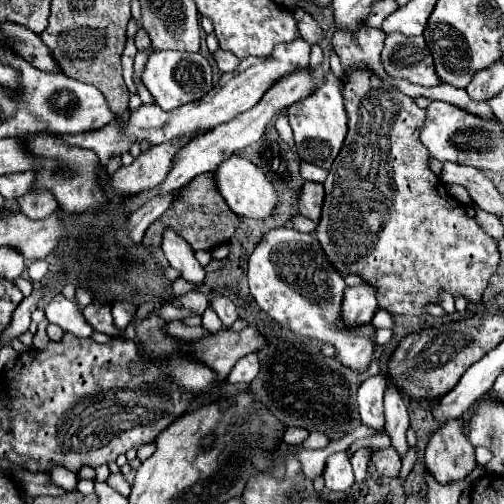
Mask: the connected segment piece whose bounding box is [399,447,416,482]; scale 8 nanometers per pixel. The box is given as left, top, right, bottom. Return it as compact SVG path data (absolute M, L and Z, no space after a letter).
M411 447L401 460L402 467L399 473L399 478L402 480L402 482L407 478L408 474L411 472L415 462L416 449L415 447Z

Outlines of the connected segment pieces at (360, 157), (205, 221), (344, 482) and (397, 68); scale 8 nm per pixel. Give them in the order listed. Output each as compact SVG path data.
M364 68L344 70L342 96L348 114L348 136L324 182L326 198L316 228L316 238L326 256L338 272L354 272L374 284L380 306L392 314L424 314L424 304L438 302L440 290L448 290L452 296L462 294L478 304L500 262L496 240L474 218L468 218L466 208L446 194L446 188L440 186L442 180L430 170L430 154L420 142L426 110L416 106L414 98L394 90L380 76Z
M212 172L196 176L190 184L178 190L178 198L170 204L170 208L154 222L144 234L142 244L150 248L160 248L162 236L168 228L178 232L190 246L192 250L214 250L222 244L228 242L228 238L234 234L234 228L238 226L238 216L226 208L226 202L218 196L218 190L214 188L214 176Z
M338 452L338 456L330 456L330 462L326 462L324 484L332 492L346 492L354 486L354 474L346 452Z
M386 36L382 50L382 66L388 76L408 80L412 84L432 88L440 84L432 54L422 36Z

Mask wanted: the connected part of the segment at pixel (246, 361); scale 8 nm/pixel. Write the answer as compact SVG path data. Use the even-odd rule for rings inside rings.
M248 354L248 356L244 356L244 358L240 358L236 362L236 366L232 368L232 372L228 374L226 380L230 384L250 384L256 378L258 368L260 368L258 356L256 354Z

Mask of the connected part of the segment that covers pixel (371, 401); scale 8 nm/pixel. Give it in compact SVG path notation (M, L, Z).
M378 374L374 378L364 380L364 384L358 390L358 408L360 418L370 428L382 428L384 426L384 410L382 410L382 398L386 390L386 378L384 374Z

